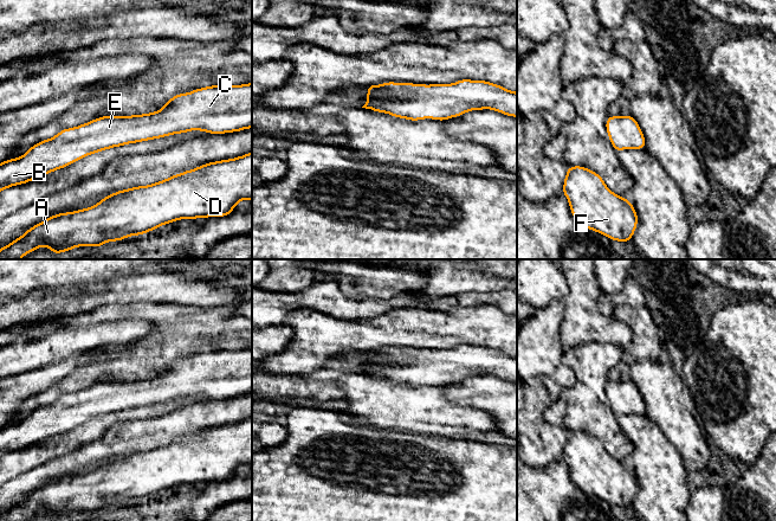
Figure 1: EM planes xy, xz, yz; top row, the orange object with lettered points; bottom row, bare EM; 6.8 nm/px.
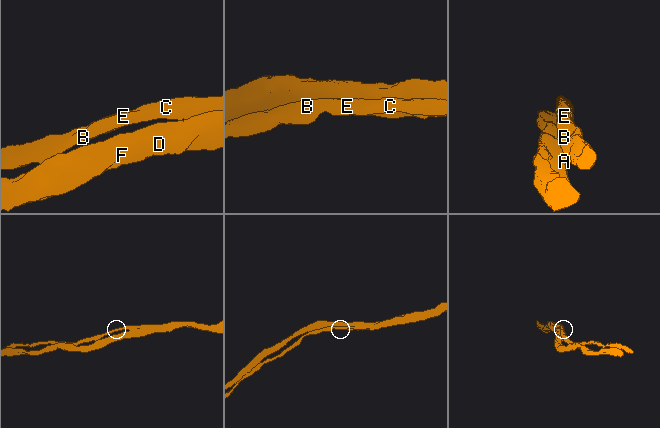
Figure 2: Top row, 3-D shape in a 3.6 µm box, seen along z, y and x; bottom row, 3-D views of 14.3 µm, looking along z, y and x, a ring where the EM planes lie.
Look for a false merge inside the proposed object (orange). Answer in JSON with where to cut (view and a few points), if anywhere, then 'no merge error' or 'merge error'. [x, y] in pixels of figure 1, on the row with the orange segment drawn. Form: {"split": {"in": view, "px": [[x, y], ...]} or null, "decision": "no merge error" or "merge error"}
{"split": null, "decision": "no merge error"}

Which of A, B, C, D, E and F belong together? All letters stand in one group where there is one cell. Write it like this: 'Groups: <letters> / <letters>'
Groups: A B C D E F

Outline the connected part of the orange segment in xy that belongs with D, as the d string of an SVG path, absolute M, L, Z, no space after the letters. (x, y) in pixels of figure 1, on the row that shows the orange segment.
M252 152L208 162L151 185L117 191L88 208L48 217L1 247L0 259L20 259L40 246L51 249L57 256L78 246L99 247L108 242L142 236L180 219L226 217L245 199L252 200Z

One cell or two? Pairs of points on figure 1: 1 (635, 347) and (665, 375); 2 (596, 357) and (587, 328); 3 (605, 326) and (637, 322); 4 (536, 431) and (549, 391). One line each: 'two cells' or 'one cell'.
1: two cells
2: two cells
3: two cells
4: one cell

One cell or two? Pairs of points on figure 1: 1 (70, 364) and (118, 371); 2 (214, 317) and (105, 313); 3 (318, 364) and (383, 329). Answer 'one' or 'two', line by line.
1: two
2: one
3: one

